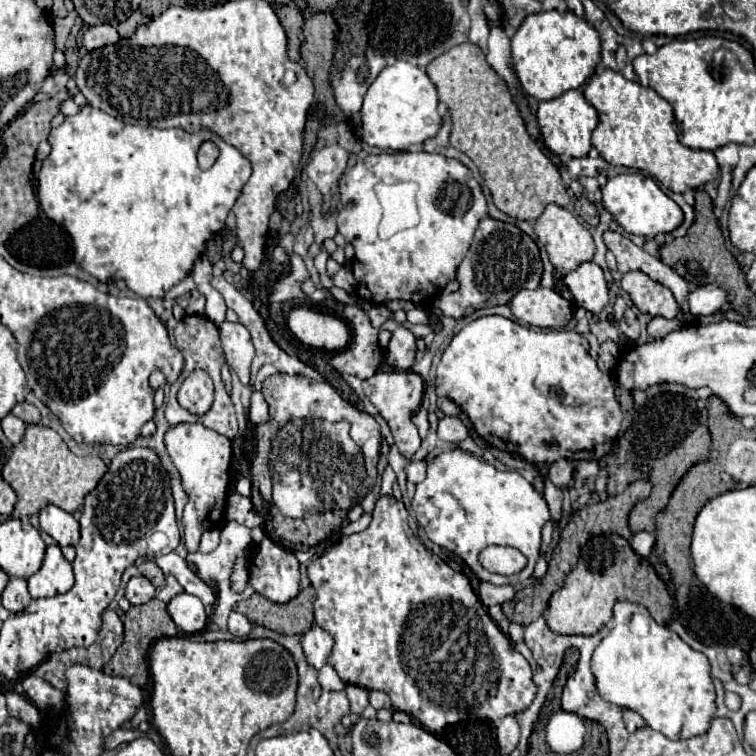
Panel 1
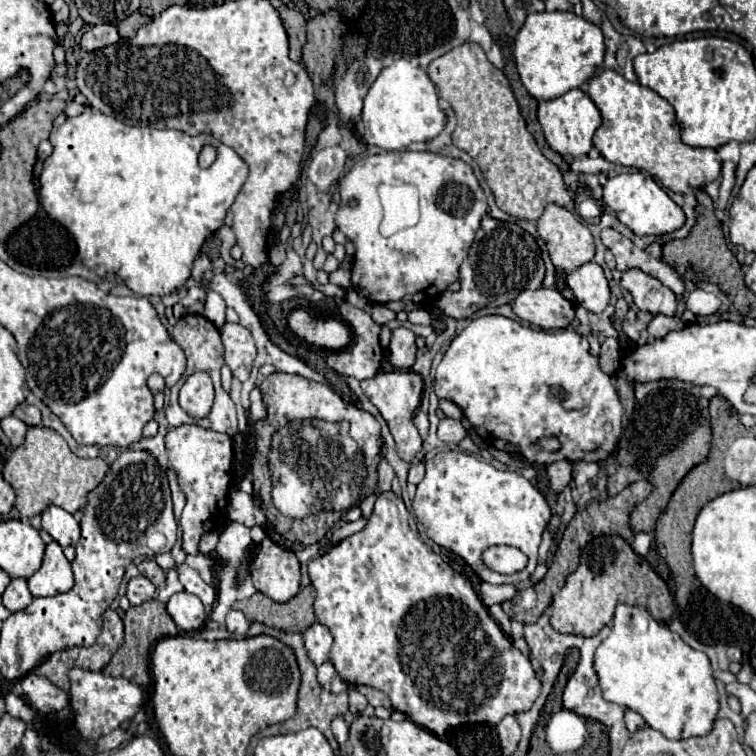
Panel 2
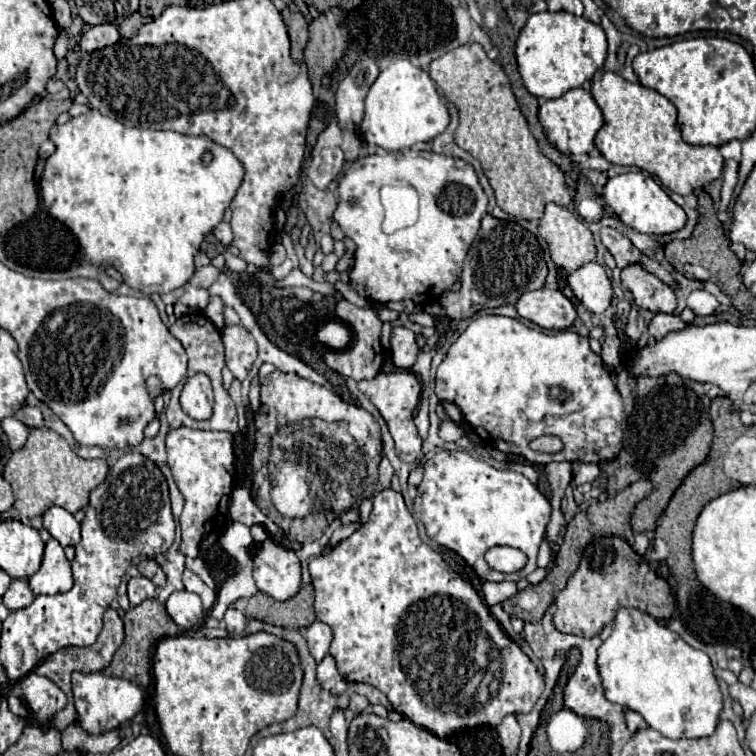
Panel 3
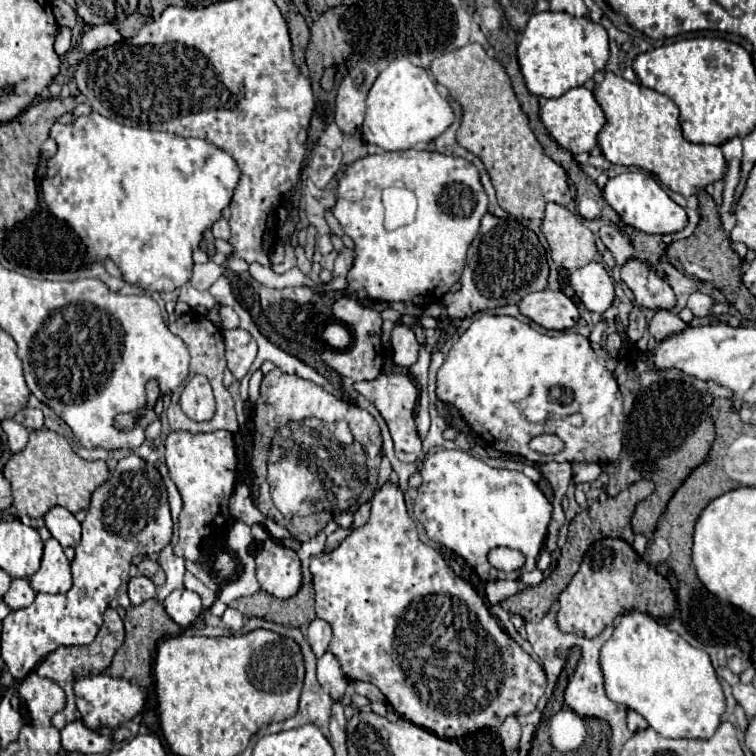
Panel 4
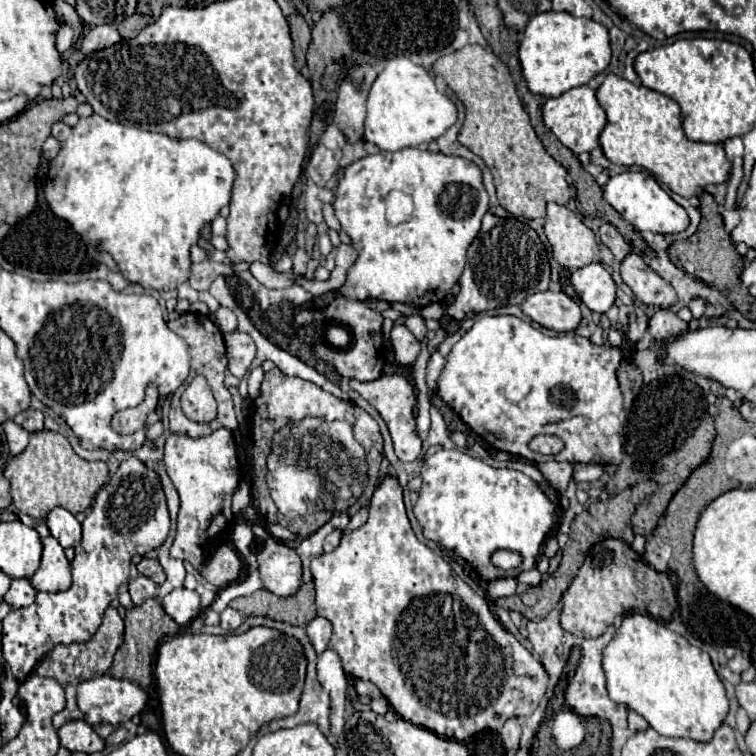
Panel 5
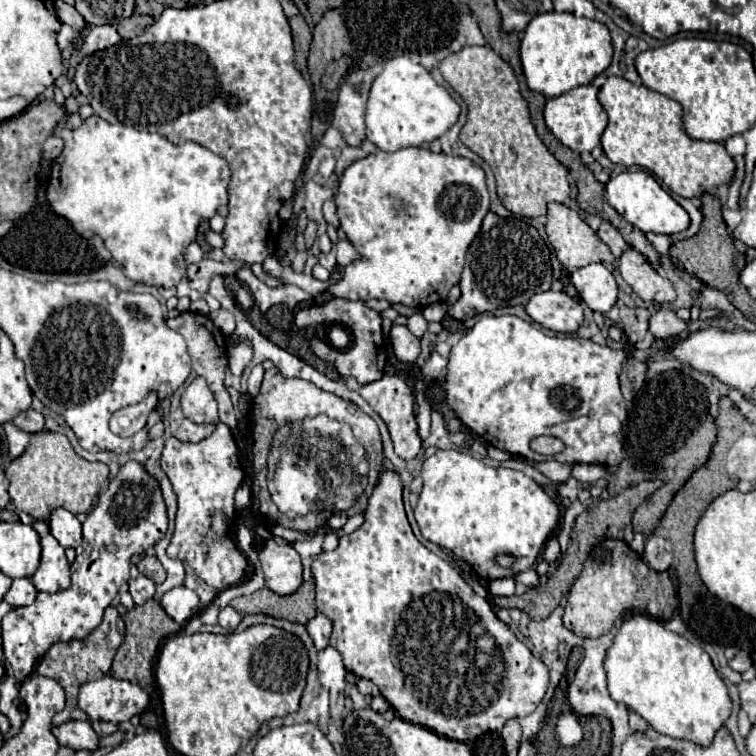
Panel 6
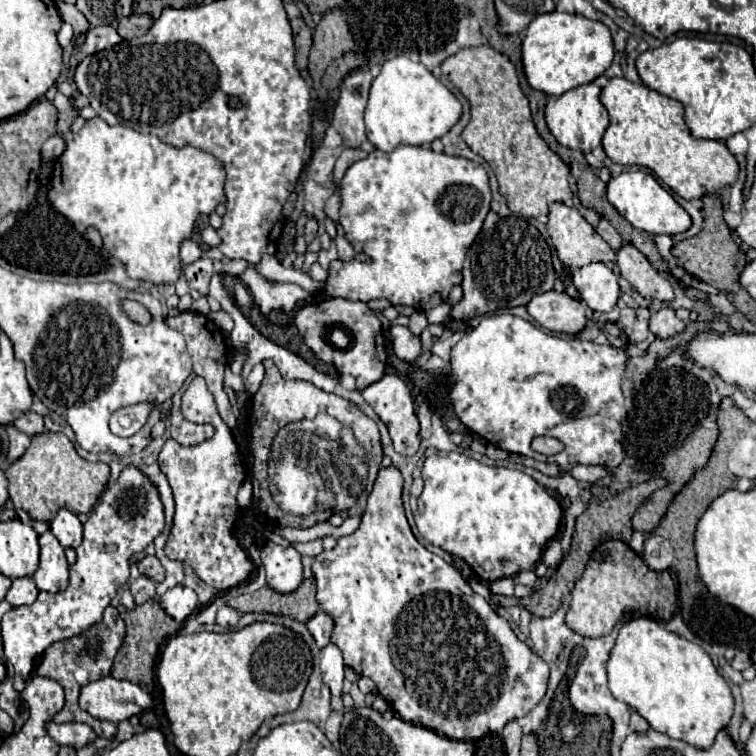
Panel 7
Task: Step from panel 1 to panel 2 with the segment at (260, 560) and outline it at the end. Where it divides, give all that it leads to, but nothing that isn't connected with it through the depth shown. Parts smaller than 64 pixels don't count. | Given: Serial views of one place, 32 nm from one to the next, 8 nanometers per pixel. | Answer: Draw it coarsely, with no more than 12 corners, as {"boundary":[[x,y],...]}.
{"boundary":[[266,538],[252,560],[258,592],[298,594],[300,562]]}

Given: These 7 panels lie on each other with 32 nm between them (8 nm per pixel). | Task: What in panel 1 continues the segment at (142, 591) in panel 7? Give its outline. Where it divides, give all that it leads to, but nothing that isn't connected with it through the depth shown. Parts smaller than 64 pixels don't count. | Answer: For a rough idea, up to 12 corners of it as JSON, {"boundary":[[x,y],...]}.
{"boundary":[[144,576],[130,578],[126,598],[130,604],[146,604],[156,588]]}

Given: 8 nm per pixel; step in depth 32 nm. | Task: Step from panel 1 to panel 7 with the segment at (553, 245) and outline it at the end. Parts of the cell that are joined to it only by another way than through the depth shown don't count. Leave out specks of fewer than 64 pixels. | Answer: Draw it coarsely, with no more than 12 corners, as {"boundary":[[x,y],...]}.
{"boundary":[[554,202],[548,234],[570,268],[614,262],[578,208]]}

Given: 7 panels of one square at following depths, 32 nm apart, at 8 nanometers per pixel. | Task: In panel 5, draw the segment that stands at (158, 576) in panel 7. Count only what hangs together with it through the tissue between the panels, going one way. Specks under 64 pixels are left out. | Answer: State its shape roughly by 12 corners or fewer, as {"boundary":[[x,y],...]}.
{"boundary":[[142,558],[136,568],[142,576],[156,584],[166,580],[166,574],[156,558]]}

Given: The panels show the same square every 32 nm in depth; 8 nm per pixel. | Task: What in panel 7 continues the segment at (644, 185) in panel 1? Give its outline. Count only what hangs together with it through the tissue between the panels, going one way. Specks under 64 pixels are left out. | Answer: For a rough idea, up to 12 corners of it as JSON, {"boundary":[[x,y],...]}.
{"boundary":[[650,172],[608,182],[610,204],[638,230],[682,234],[688,212]]}

